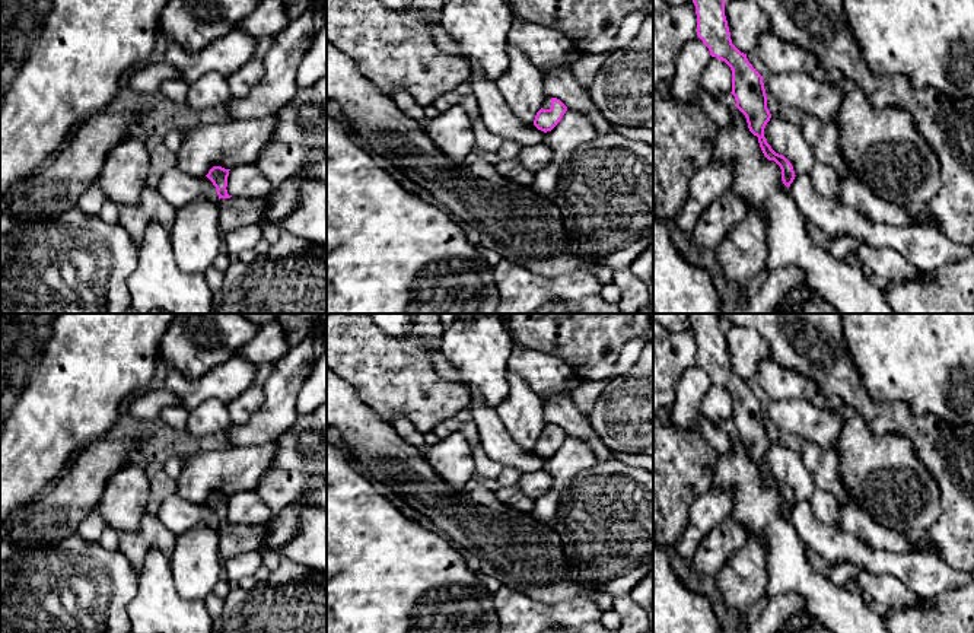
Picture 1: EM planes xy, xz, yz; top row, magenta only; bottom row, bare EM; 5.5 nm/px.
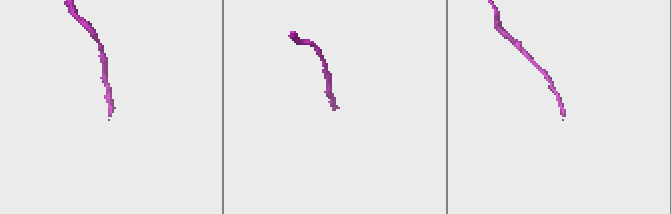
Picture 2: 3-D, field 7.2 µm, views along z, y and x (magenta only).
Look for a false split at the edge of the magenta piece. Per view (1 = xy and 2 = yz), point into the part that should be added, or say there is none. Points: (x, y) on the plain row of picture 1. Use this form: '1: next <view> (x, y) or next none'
1: next xy (235, 538)
2: next none

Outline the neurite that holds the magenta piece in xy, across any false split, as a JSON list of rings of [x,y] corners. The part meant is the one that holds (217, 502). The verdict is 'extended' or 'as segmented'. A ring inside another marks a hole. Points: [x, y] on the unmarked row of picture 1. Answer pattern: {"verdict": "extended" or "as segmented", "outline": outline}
{"verdict": "extended", "outline": [[[213,493],[206,502],[217,516],[222,557],[230,559],[239,553],[260,551],[271,529],[271,521],[258,525],[229,522],[226,516],[229,497]]]}

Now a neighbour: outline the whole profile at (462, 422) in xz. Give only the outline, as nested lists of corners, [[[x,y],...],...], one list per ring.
[[[464,408],[449,419],[439,422],[433,432],[443,439],[455,432],[461,432],[470,446],[475,449],[480,445],[480,435],[470,408]]]

